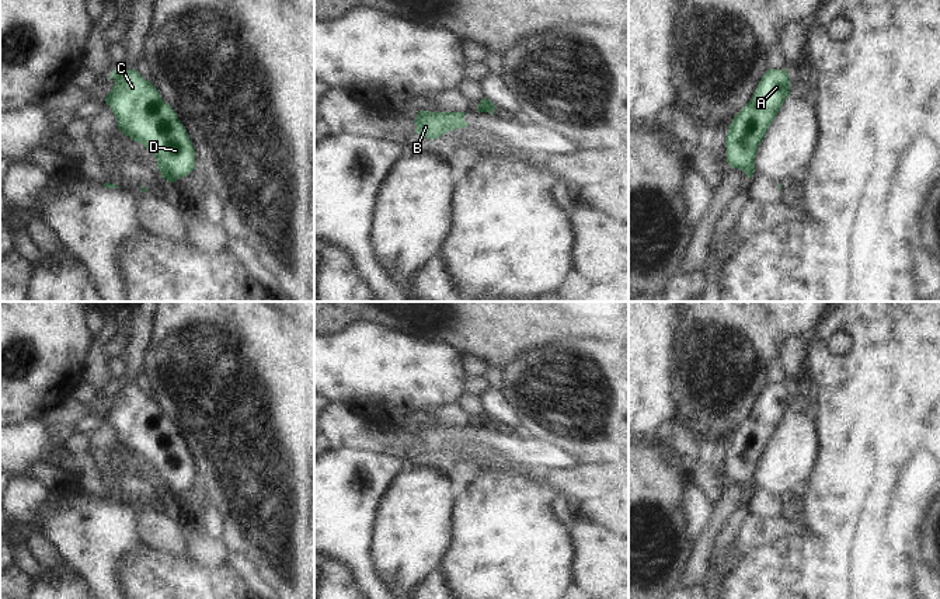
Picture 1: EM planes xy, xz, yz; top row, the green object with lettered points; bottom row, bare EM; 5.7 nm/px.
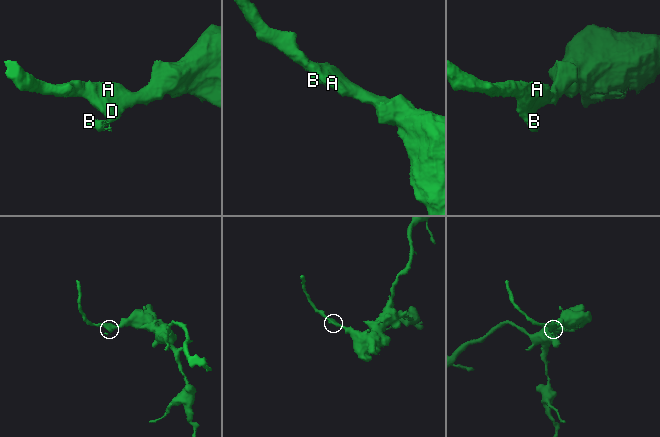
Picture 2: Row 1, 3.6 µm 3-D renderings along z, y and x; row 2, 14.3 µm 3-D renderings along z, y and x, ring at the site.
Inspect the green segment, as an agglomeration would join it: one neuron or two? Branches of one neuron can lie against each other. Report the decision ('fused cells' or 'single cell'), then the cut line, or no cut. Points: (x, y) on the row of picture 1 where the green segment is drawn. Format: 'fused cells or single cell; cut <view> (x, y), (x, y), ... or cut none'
fused cells; cut xz (477, 108), (483, 111)

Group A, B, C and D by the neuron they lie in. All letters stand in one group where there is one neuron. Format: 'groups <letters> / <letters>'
groups A C D / B

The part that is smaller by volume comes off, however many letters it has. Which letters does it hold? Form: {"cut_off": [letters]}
{"cut_off": ["B"]}

